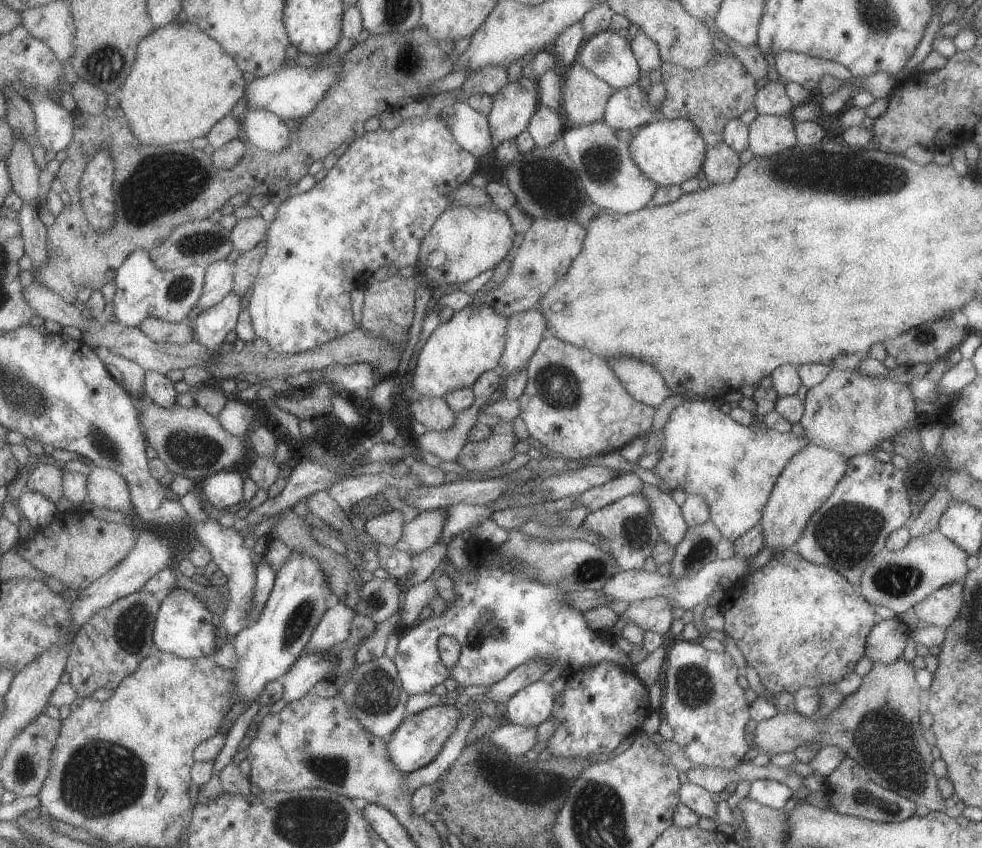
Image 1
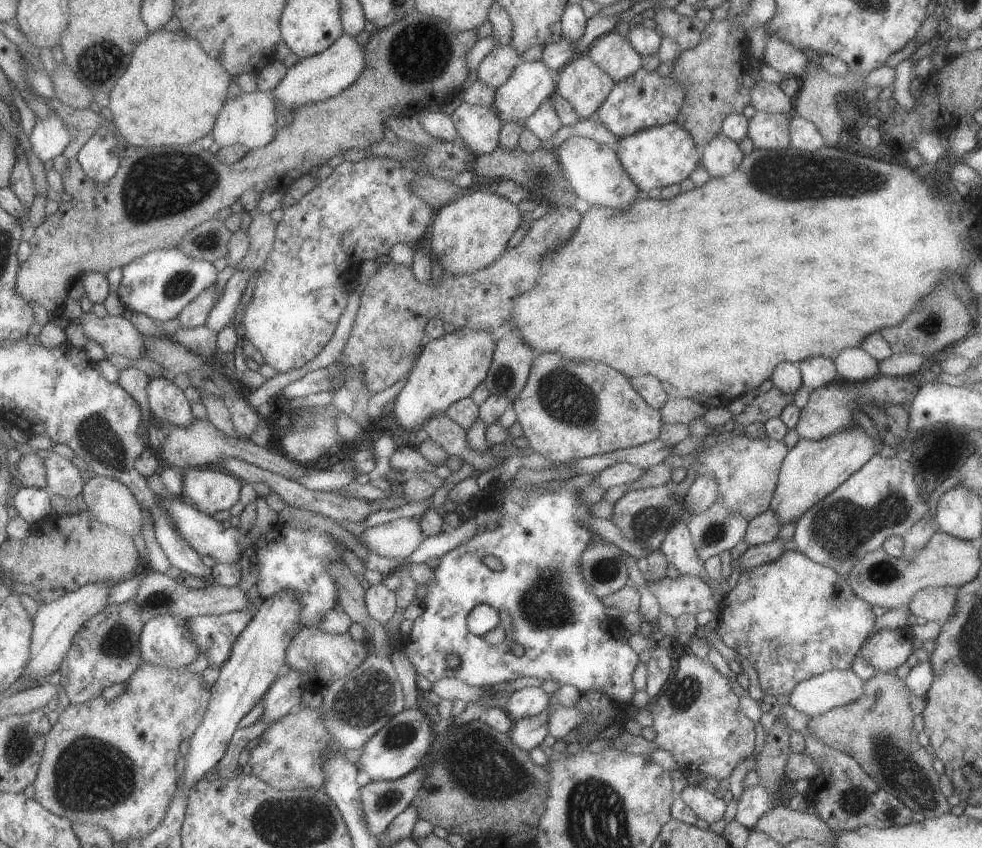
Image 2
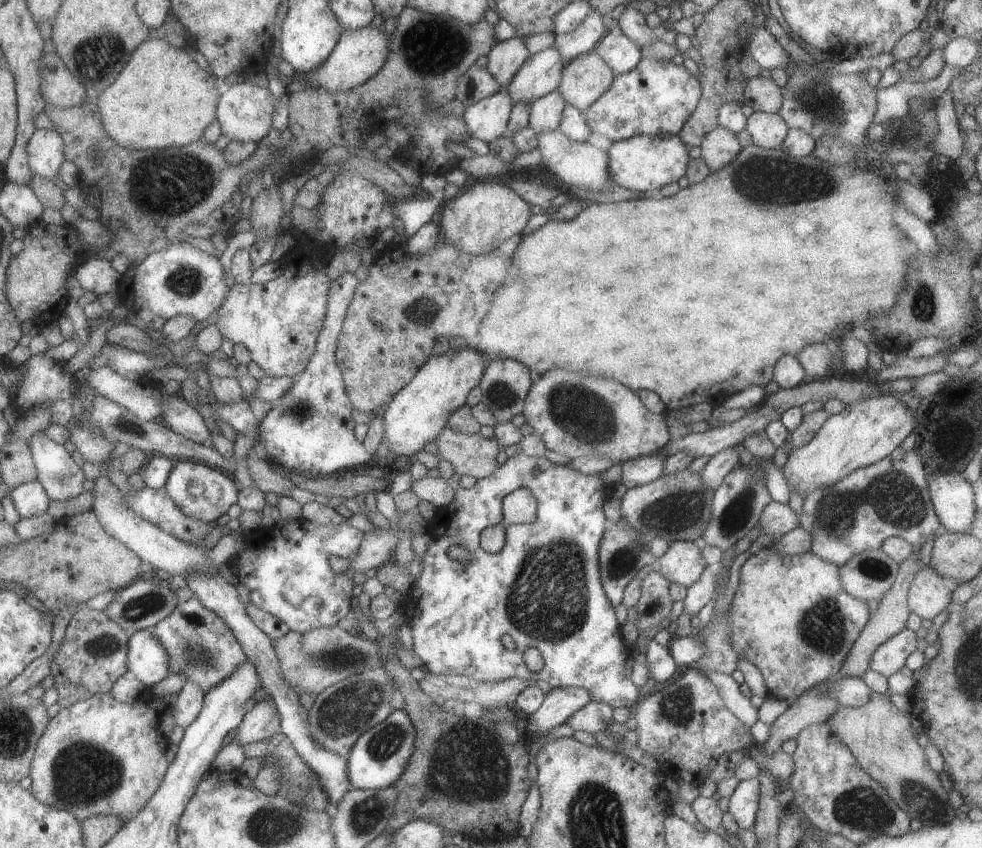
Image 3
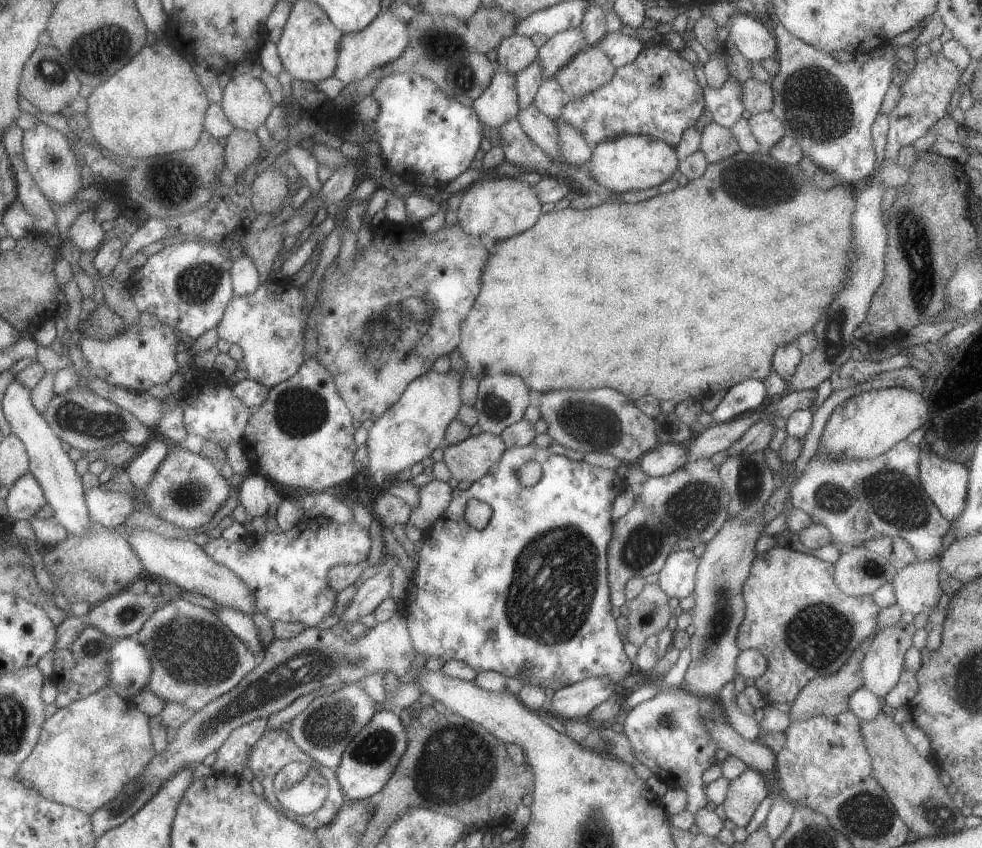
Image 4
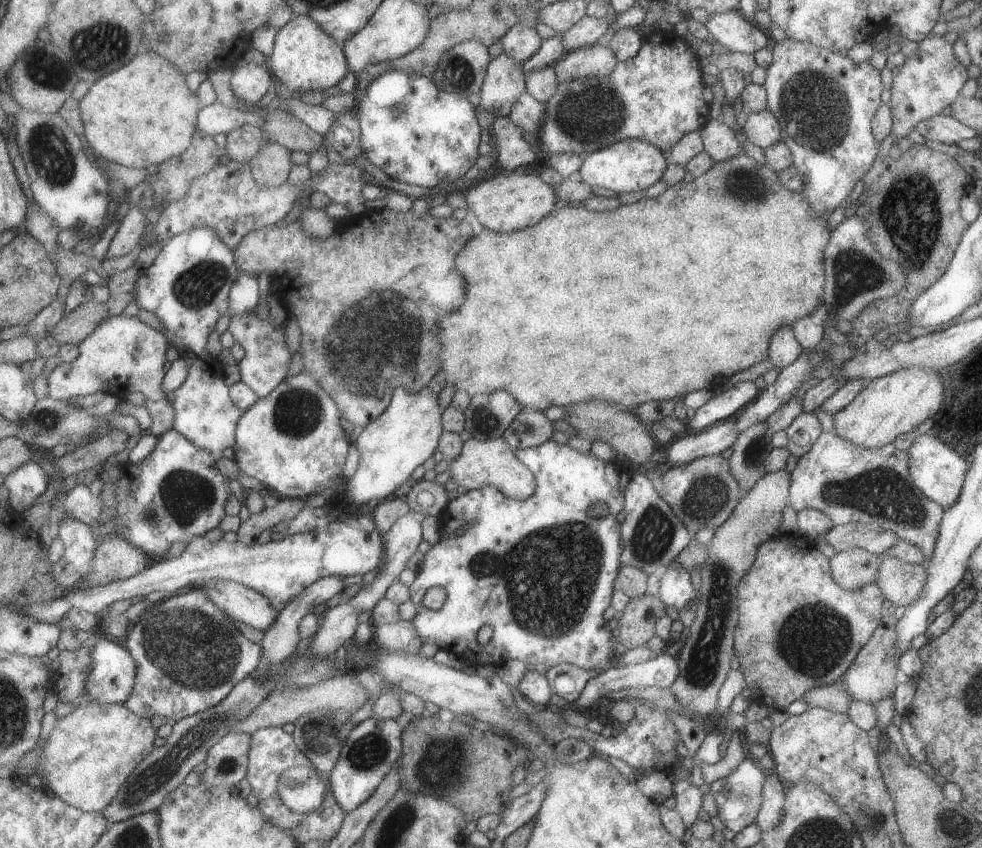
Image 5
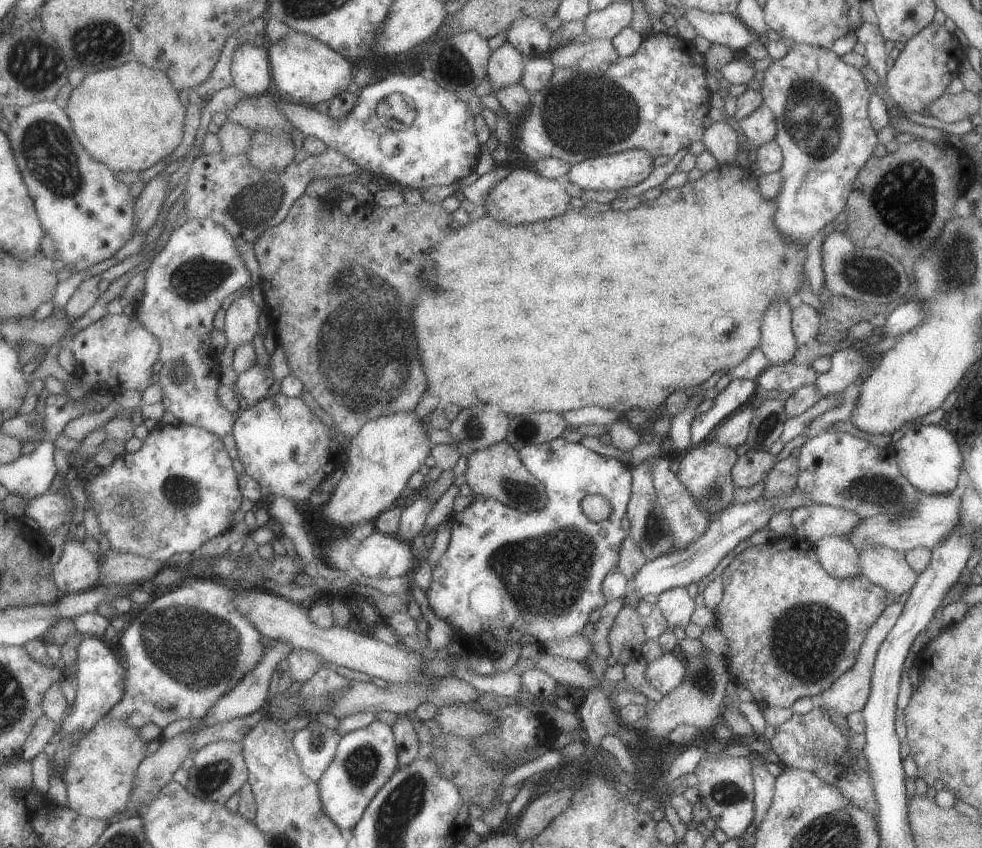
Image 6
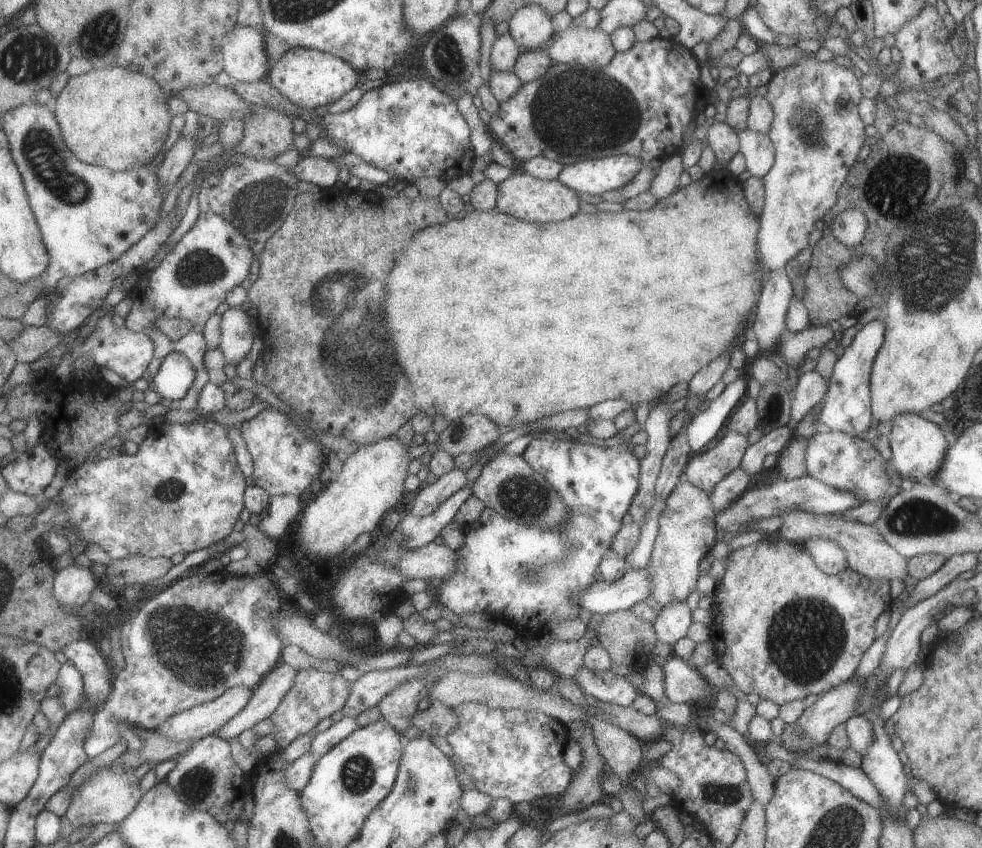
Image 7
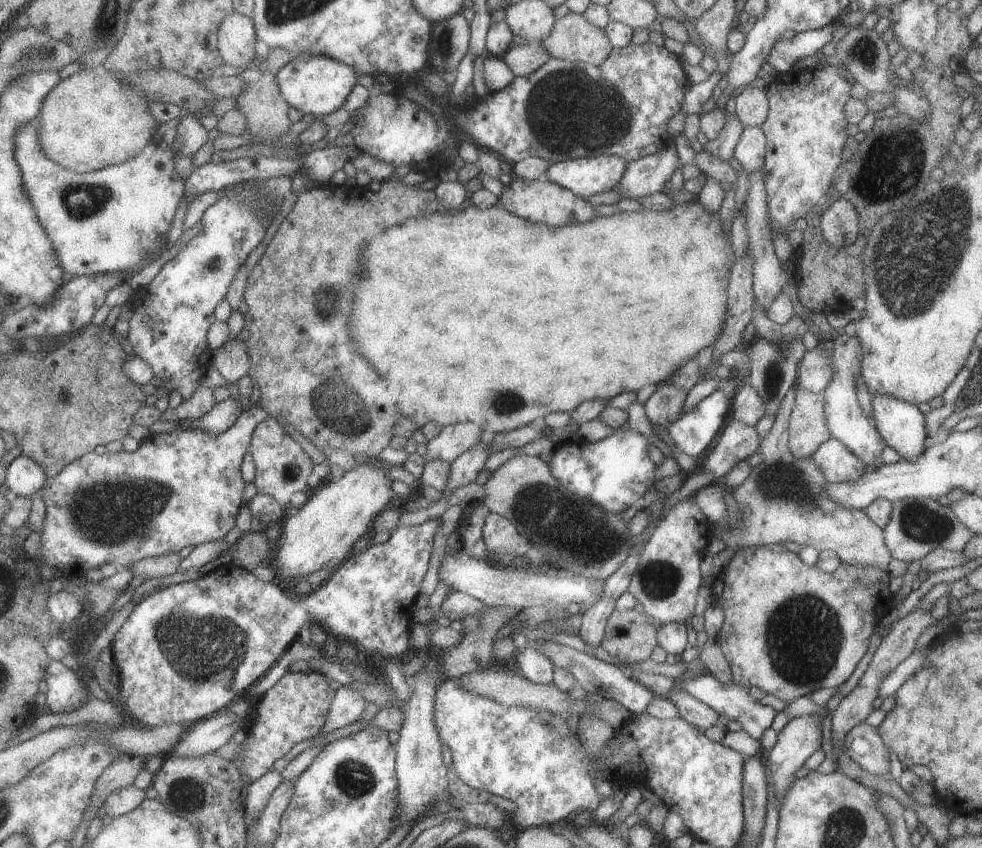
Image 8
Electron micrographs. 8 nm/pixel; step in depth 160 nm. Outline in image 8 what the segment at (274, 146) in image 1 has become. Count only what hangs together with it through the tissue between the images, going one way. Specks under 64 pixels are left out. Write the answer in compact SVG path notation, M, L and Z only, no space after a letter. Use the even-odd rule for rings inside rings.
M236 11L227 16L218 33L224 63L236 67L247 66L253 60L255 36L255 27L249 18Z

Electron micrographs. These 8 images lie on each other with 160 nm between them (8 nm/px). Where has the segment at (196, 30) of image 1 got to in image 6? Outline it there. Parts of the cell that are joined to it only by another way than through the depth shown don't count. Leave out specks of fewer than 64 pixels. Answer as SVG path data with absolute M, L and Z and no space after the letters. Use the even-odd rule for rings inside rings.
M133 59L124 66L85 76L64 109L85 150L117 174L142 173L176 152L183 142L187 110L171 78Z

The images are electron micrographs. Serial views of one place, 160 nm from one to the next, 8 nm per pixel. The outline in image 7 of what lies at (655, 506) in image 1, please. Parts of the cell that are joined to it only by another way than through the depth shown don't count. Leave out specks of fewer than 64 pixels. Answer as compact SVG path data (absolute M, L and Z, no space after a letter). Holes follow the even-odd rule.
M669 601L663 605L652 623L656 639L673 645L685 636L692 621L692 612L685 601Z

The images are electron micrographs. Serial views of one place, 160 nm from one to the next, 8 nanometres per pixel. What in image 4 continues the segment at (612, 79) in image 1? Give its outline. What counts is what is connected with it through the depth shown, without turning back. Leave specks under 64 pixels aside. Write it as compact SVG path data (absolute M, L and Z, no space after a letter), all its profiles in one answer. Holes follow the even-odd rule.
M619 31L606 32L596 45L615 68L633 62L644 47L643 42L639 39L624 36Z

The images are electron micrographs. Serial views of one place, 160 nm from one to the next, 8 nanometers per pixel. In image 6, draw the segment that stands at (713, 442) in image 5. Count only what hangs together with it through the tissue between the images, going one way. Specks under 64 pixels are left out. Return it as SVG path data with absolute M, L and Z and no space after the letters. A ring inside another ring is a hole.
M750 405L742 411L735 412L729 420L723 422L723 424L715 430L712 442L729 446L729 448L736 448L745 443L747 434L749 434L753 411L753 406Z

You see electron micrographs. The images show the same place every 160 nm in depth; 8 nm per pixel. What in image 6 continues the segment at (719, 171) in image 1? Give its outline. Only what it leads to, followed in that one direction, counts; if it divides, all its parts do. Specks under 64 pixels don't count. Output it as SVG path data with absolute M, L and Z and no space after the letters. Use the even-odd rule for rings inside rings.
M713 121L703 132L701 142L718 165L733 163L740 148L735 128L722 121Z

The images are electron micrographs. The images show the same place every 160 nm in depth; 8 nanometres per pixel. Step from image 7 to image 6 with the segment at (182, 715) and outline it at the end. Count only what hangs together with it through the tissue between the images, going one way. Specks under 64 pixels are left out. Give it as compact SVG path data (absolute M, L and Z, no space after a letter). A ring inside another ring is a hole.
M273 640L265 646L265 656L261 662L239 682L239 686L229 694L225 694L215 708L211 708L208 717L215 726L220 722L241 718L260 710L267 698L268 686L275 666L283 659L287 659L292 648L287 642Z

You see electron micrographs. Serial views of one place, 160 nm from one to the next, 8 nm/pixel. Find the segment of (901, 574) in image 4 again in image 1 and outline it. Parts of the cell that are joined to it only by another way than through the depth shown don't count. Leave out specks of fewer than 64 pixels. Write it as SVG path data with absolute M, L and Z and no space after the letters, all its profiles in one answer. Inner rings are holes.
M949 583L934 590L912 608L918 620L928 625L947 628L959 614L962 605L962 585Z

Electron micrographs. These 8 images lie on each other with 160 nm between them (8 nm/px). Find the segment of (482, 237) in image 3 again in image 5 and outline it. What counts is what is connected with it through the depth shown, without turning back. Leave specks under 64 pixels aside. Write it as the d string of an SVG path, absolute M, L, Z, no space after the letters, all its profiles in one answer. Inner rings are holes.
M519 171L499 174L491 180L477 184L475 188L465 188L463 195L466 210L471 210L483 227L496 233L508 233L533 226L541 217L553 210L554 190L533 174Z

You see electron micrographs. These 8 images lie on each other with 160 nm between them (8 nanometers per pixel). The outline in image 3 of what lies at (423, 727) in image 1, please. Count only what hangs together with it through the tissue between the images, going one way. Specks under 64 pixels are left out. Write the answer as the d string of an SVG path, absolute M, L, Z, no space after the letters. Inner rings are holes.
M393 709L385 720L361 734L346 757L346 776L351 789L375 790L393 785L409 762L409 756L413 753L414 739L415 728L403 709Z

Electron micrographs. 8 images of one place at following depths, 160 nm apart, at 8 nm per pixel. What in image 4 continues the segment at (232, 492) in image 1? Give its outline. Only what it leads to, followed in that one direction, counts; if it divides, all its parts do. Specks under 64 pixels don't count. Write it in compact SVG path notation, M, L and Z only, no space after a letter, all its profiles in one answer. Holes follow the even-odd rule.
M173 444L172 451L161 464L146 492L149 508L159 518L182 529L199 528L213 520L213 516L229 500L235 484L219 471L219 465L202 452L193 453L183 444Z

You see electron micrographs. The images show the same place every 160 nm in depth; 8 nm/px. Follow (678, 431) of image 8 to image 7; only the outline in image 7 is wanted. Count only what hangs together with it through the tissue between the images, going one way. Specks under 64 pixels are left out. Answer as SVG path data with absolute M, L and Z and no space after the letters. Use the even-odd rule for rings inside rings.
M743 378L735 379L724 386L721 393L710 402L704 412L697 412L692 416L690 423L686 426L686 437L693 454L701 450L717 434L717 430L727 420L731 408L745 394L746 388L747 384Z

